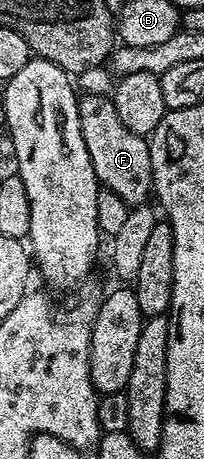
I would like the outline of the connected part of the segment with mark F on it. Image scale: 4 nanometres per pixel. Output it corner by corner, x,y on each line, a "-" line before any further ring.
82,93
77,100
77,107
79,108
79,124
83,128
83,140
87,142
87,156
91,156
91,168
95,168
95,176
97,177
98,183
102,187
105,186
118,198
121,202
126,202
126,207
132,208
134,206
140,206
146,201
145,197
150,197
153,189
153,169
151,168
151,152
149,151
149,143
146,135
136,134
131,132
131,128
127,128
127,124
123,124
123,120
119,120
119,112
115,112
115,104
113,103
112,97
103,94
89,94

